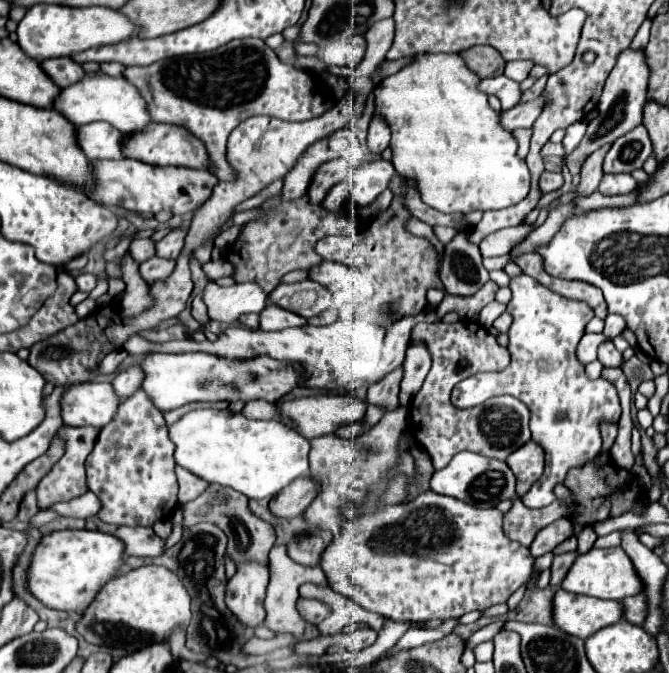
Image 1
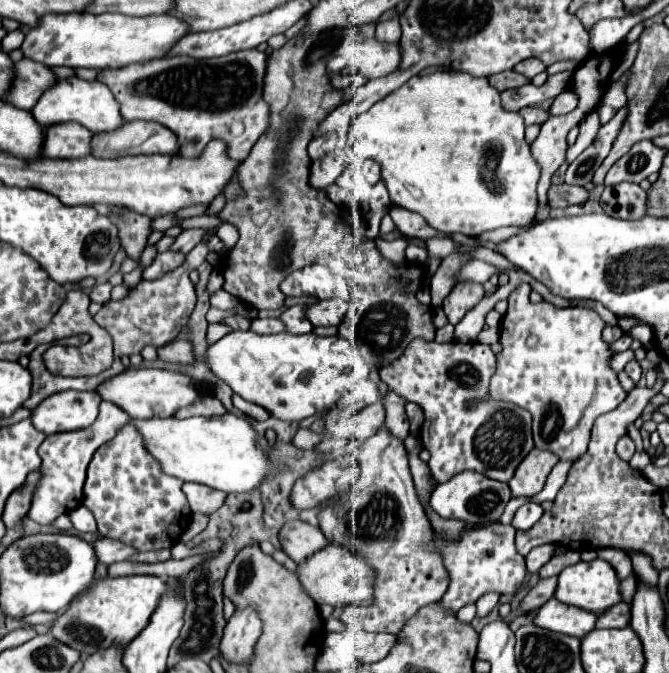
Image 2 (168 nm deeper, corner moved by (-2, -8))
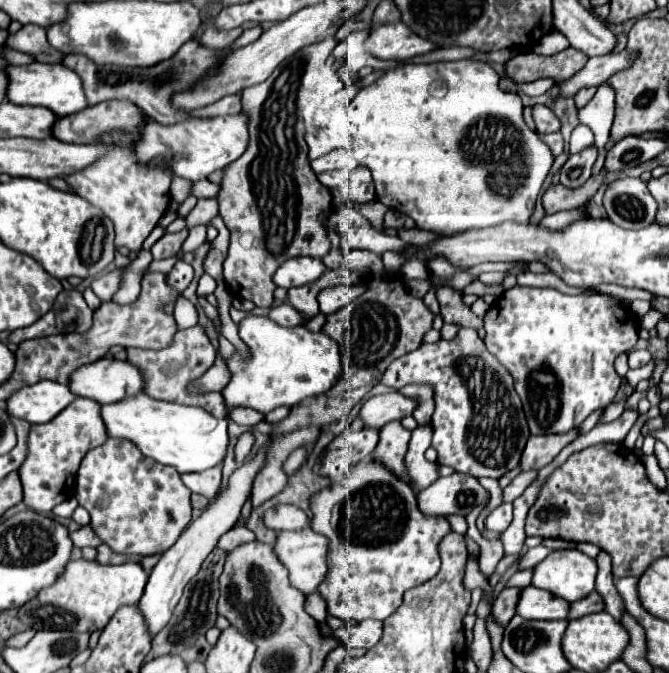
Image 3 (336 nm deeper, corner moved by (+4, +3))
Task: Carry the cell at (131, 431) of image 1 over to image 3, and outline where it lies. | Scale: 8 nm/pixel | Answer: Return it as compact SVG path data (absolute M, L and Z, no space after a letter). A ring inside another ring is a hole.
M108 438L104 444L92 448L78 470L76 476L76 500L82 508L88 510L92 530L120 554L156 554L166 552L182 534L182 530L192 522L190 490L182 484L176 468L146 460L138 448L124 438Z

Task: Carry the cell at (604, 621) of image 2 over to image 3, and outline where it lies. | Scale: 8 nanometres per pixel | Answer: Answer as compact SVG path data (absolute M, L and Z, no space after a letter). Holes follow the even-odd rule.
M592 592L590 596L578 600L578 602L572 602L572 608L570 608L570 620L572 618L582 618L582 616L588 616L588 614L598 614L604 610L604 600L598 592Z

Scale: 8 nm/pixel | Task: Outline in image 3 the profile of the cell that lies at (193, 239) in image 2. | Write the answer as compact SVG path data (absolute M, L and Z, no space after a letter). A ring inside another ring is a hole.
M216 198L198 200L194 210L186 216L186 228L190 230L190 228L194 228L198 224L208 226L216 216L218 216L218 202L216 202Z

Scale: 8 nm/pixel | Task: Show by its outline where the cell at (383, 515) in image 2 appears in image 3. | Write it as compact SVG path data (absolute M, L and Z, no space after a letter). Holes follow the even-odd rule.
M372 456L360 460L342 482L330 484L326 490L314 494L310 498L310 510L314 514L312 530L330 540L330 572L320 588L330 616L338 616L344 622L360 622L366 618L384 620L402 604L402 594L408 588L430 580L440 570L438 542L450 532L448 520L424 514L418 508L410 484L378 460L372 460Z

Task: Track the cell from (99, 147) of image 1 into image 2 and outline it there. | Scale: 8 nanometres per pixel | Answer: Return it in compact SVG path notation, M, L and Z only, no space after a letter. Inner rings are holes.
M60 123L60 127L46 127L44 157L48 159L74 159L90 155L92 131L78 123Z

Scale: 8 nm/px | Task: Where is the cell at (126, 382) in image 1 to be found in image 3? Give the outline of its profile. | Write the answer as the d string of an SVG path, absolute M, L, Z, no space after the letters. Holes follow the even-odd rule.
M80 398L60 412L50 424L32 424L28 434L28 456L18 470L24 486L24 504L40 514L50 514L52 508L74 494L74 480L82 458L90 448L106 442L106 424L100 414L100 404L90 398Z

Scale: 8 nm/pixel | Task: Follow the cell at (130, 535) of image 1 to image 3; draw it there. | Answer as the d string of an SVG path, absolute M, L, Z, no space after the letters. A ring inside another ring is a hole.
M82 526L82 528L78 528L76 532L70 534L70 538L72 538L74 546L78 546L78 548L86 548L86 546L98 548L100 544L104 544L104 542L94 534L94 530L92 530L90 526Z

